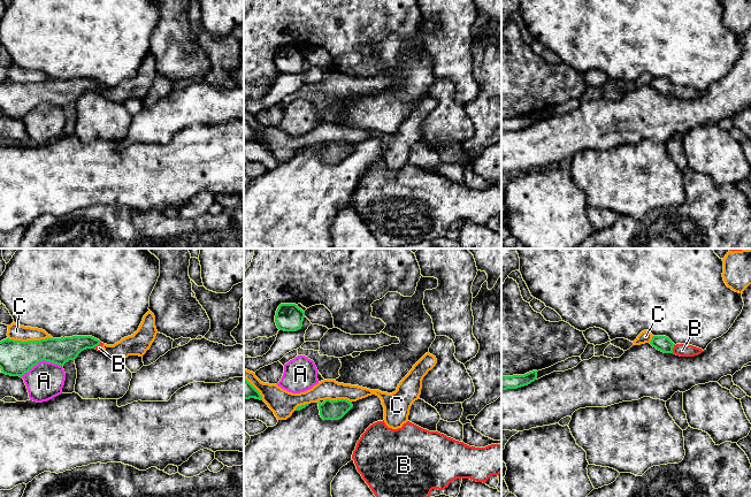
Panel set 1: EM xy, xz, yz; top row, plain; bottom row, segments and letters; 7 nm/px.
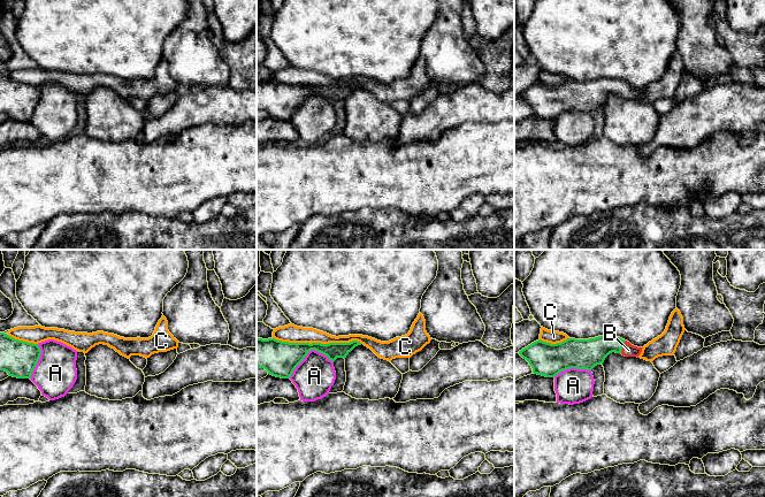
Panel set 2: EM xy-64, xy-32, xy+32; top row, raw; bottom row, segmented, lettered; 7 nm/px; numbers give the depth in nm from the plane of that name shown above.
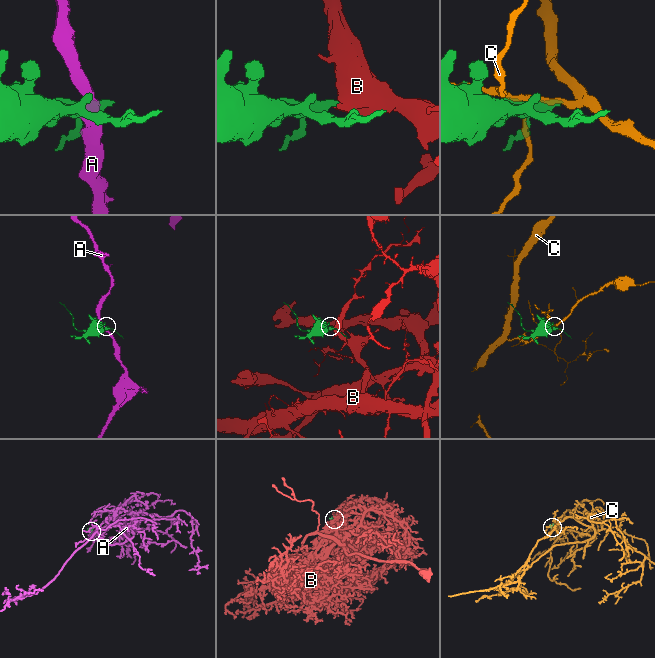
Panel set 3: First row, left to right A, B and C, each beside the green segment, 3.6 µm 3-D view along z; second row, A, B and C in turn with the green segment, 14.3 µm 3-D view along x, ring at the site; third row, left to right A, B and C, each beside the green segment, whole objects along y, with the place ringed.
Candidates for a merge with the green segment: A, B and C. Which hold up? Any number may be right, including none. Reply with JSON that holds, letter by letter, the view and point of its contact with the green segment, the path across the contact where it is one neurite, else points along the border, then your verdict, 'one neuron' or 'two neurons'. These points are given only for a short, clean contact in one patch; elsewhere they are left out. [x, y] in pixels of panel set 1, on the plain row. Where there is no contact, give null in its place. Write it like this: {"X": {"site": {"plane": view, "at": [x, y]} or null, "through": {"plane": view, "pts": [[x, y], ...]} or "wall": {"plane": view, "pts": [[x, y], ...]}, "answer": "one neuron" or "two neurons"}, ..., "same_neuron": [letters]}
{"A": {"site": {"plane": "xy", "at": [41, 102]}, "wall": {"plane": "xy", "pts": [[62, 108], [39, 102], [21, 119]]}, "answer": "two neurons"}, "B": {"site": {"plane": "yz", "at": [672, 91]}, "through": {"plane": "yz", "pts": [[661, 85], [672, 91], [682, 92]]}, "answer": "one neuron"}, "C": {"site": {"plane": "xy", "at": [30, 83]}, "answer": "two neurons"}, "same_neuron": ["B"]}

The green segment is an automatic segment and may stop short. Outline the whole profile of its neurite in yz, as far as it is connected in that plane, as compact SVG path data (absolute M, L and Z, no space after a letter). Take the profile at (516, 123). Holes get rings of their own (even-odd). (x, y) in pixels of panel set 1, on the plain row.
M537 113L529 114L524 117L501 118L501 132L518 131L530 127L537 121Z

